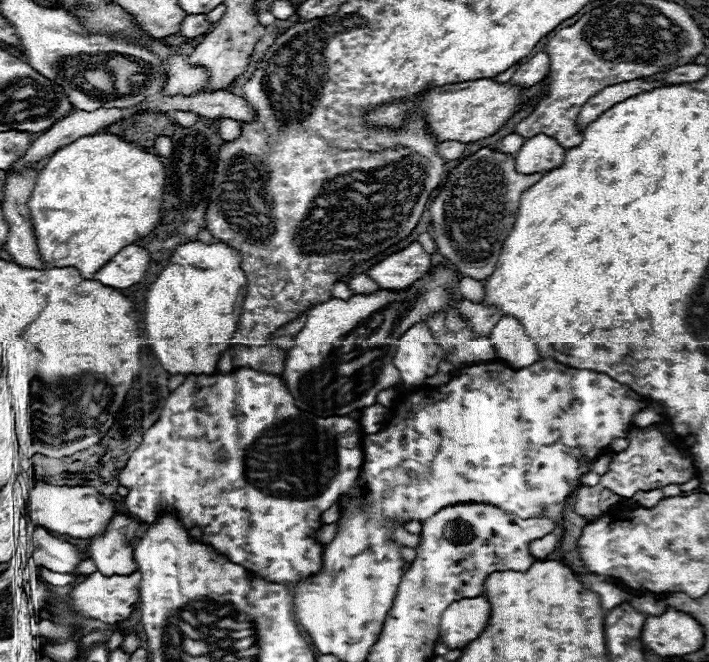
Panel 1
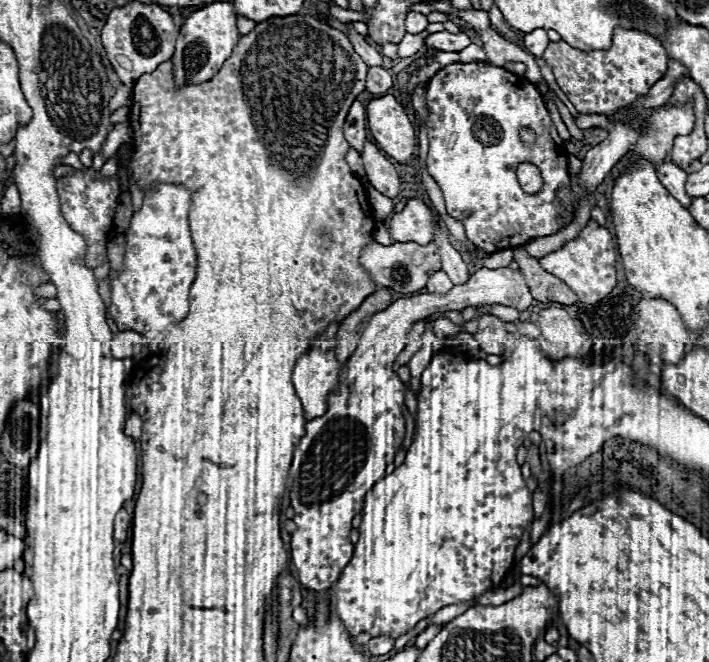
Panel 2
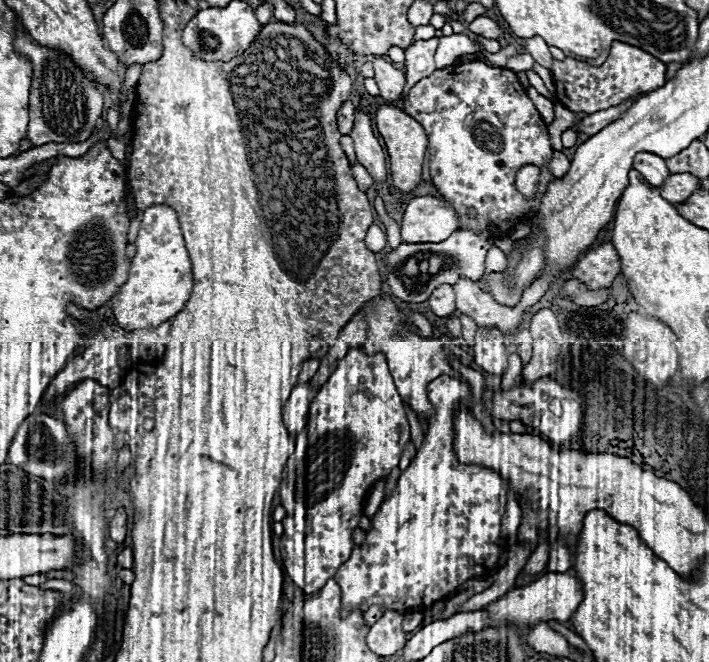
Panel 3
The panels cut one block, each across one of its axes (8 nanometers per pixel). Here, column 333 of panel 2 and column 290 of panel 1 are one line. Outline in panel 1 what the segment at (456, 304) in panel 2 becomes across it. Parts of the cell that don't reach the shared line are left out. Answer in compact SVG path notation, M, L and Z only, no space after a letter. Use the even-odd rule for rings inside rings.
M248 368L236 370L232 374L188 376L186 382L182 386L178 386L168 396L158 422L144 432L142 444L132 452L132 456L126 462L126 466L118 474L120 484L128 488L128 496L124 498L124 508L128 510L130 516L134 516L136 520L140 520L144 524L154 524L158 520L158 514L162 514L162 512L174 512L176 518L182 522L182 526L186 530L200 528L204 544L212 546L214 552L218 552L220 556L228 558L234 564L244 566L246 570L254 572L256 576L262 576L268 582L298 584L298 582L318 574L318 570L322 568L324 544L316 542L312 534L324 526L320 522L320 516L340 496L348 494L356 486L360 470L362 470L362 466L366 462L366 454L364 454L364 438L366 438L366 434L364 434L360 422L352 420L350 416L348 418L314 418L314 420L306 420L306 422L302 420L302 416L306 416L306 414L294 406L294 398L288 394L286 384L284 384L284 380L280 376L270 376L270 374L262 374L262 372L248 370Z

